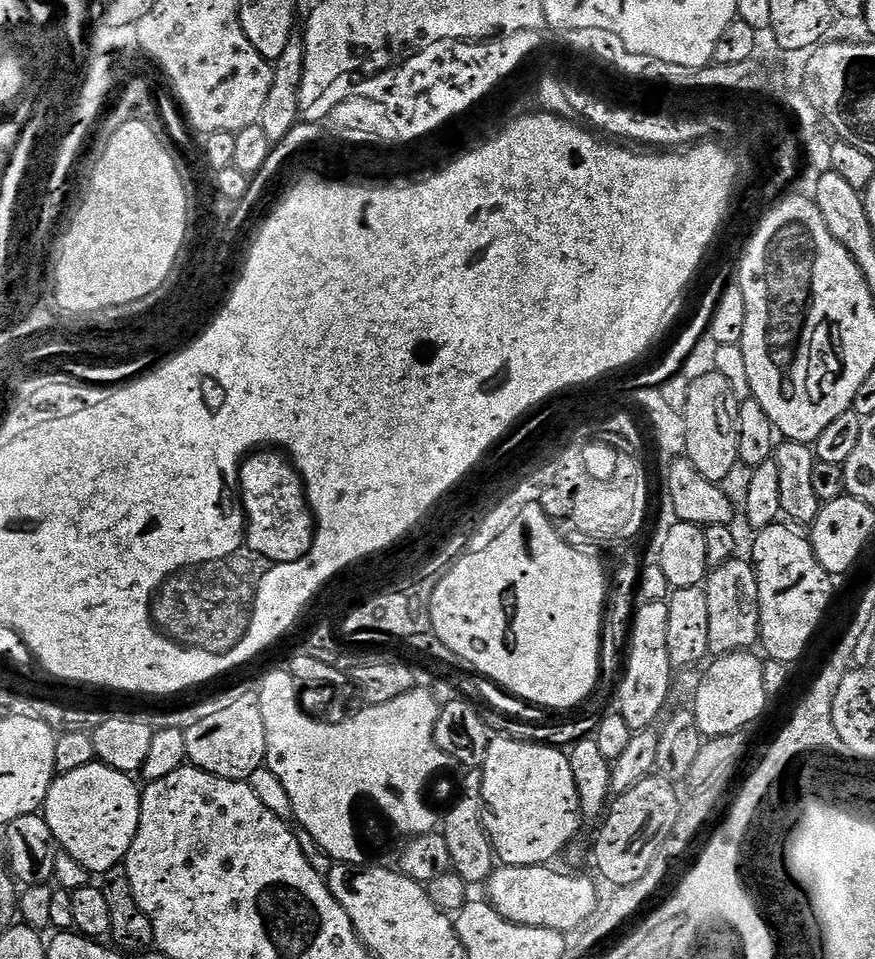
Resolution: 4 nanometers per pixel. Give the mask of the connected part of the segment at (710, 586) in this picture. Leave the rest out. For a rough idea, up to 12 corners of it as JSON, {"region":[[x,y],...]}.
{"region":[[734,558],[706,577],[713,657],[760,639],[758,578]]}

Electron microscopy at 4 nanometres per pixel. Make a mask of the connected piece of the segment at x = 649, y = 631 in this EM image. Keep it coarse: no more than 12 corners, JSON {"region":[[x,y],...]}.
{"region":[[668,605],[632,617],[618,713],[651,728],[672,688]]}

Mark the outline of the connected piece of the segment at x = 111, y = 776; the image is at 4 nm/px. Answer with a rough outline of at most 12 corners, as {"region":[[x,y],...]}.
{"region":[[99,762],[61,772],[42,815],[90,874],[123,865],[141,789]]}

